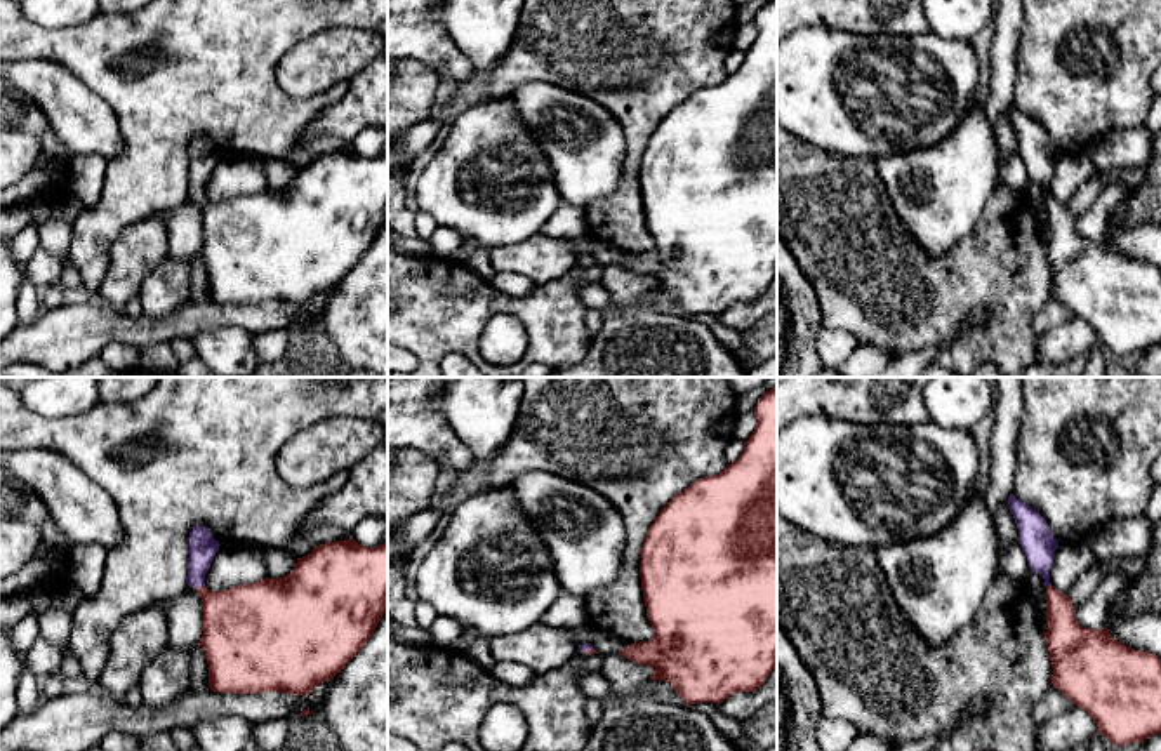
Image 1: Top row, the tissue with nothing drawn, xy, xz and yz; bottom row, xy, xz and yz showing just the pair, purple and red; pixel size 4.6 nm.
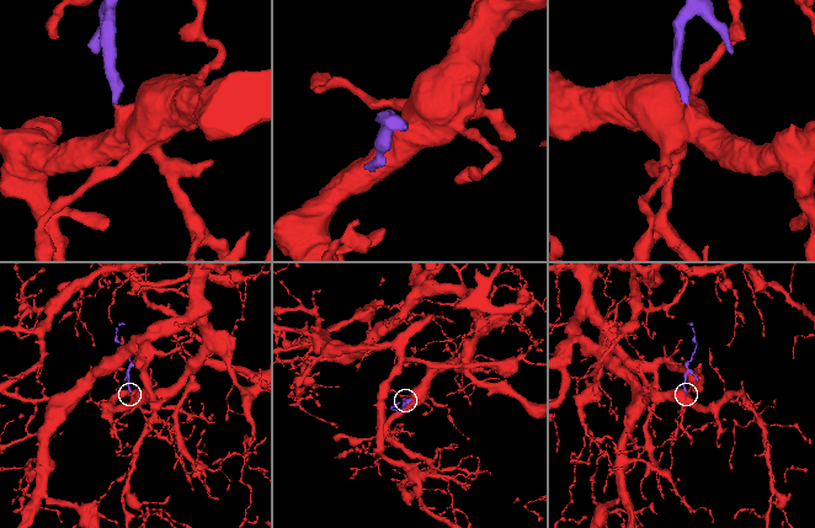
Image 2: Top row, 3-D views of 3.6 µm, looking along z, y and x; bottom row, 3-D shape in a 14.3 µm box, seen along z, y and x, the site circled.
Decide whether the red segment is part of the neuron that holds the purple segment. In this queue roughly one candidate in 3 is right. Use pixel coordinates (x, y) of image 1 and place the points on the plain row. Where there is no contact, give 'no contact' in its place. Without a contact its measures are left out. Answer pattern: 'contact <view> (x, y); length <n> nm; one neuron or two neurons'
contact xy (199, 197); length 50 nm; one neuron

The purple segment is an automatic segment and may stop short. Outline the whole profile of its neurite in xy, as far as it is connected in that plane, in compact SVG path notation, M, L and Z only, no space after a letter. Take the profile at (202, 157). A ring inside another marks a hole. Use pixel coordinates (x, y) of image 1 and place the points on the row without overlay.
M196 136L189 143L189 169L186 195L202 209L203 245L200 256L209 275L212 302L262 304L282 302L309 306L320 294L334 290L346 275L367 256L381 228L388 221L388 156L367 158L353 146L348 151L325 153L309 165L297 169L290 184L280 189L262 189L224 202L209 202L205 184L219 160L209 139Z

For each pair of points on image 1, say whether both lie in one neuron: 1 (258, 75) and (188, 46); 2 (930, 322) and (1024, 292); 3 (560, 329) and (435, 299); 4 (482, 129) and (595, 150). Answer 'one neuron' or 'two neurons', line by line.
1: one neuron
2: one neuron
3: one neuron
4: two neurons

